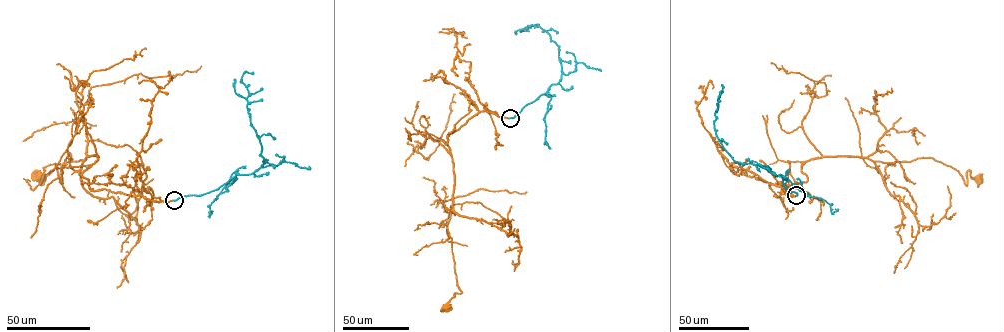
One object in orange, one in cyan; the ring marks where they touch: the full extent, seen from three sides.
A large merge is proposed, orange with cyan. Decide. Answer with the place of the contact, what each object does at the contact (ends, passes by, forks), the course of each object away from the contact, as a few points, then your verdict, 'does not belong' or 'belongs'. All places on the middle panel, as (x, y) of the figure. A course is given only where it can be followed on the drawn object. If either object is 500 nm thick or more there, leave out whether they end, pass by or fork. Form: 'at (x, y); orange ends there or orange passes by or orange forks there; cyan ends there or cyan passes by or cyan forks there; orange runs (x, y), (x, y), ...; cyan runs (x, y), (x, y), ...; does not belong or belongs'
at (510, 118); orange ends there; cyan ends there; orange runs (510, 118), (478, 112), (446, 144), (437, 139), (447, 145), (453, 164), (447, 226), (462, 292), (446, 308); cyan runs (510, 118), (560, 79), (558, 46), (539, 26), (528, 25), (520, 31), (529, 31); belongs

